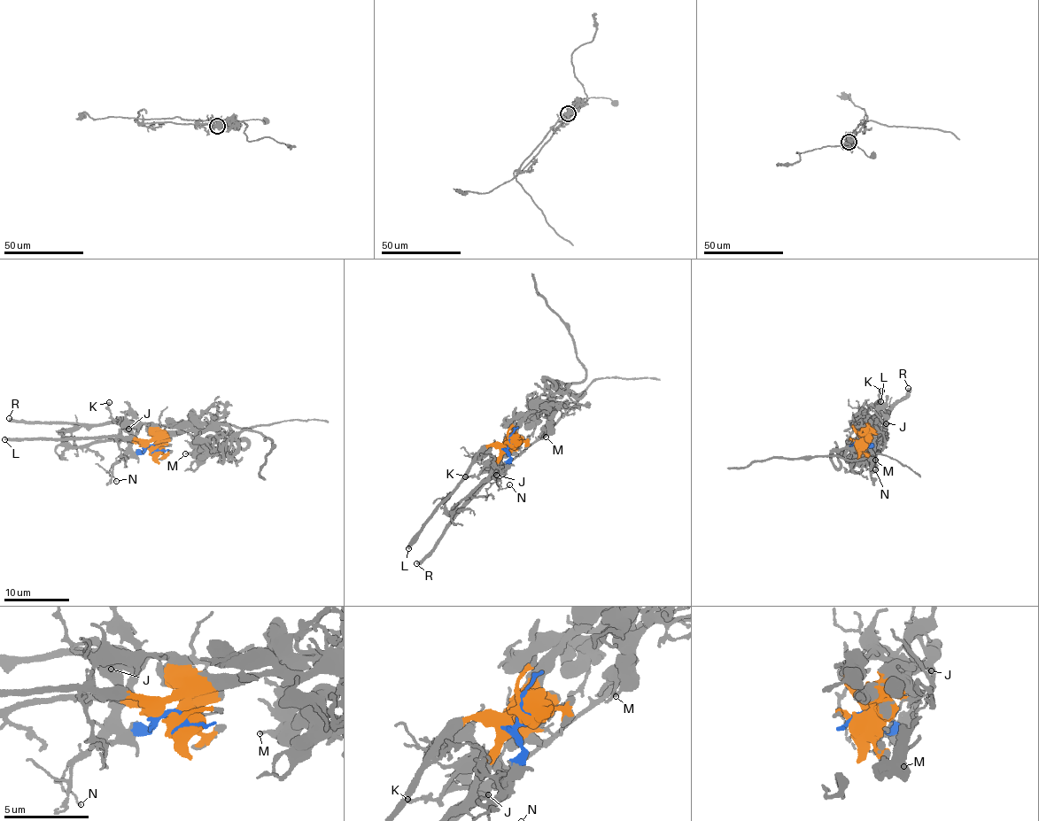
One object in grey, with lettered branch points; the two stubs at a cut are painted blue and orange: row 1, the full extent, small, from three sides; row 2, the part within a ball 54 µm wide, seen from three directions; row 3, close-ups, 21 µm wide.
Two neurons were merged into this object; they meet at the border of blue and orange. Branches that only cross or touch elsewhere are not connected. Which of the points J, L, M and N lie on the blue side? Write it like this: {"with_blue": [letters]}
{"with_blue": ["J", "N"]}

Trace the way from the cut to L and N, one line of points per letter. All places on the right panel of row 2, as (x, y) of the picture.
L: (860, 440), (851, 426), (873, 404), (880, 401)
N: (861, 439), (869, 446), (870, 445), (875, 460), (875, 470)

